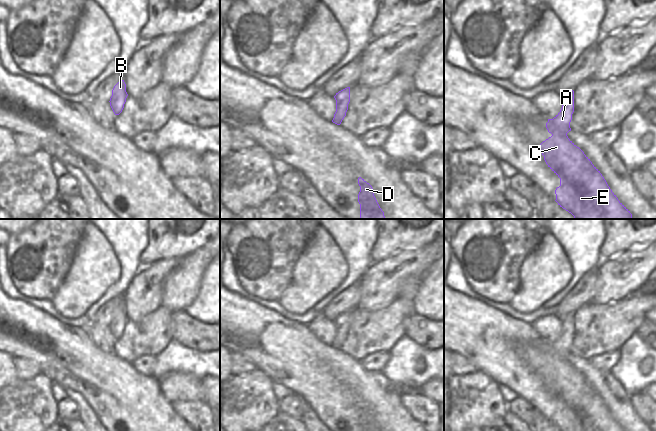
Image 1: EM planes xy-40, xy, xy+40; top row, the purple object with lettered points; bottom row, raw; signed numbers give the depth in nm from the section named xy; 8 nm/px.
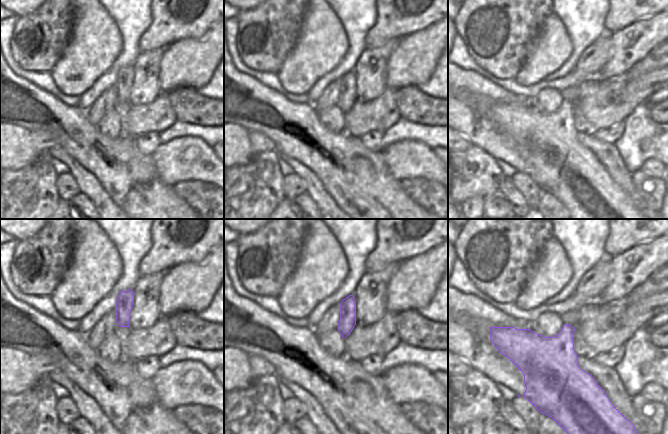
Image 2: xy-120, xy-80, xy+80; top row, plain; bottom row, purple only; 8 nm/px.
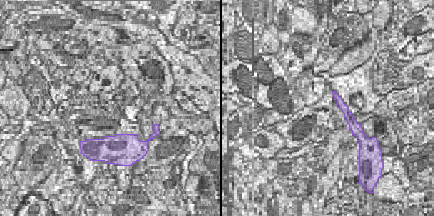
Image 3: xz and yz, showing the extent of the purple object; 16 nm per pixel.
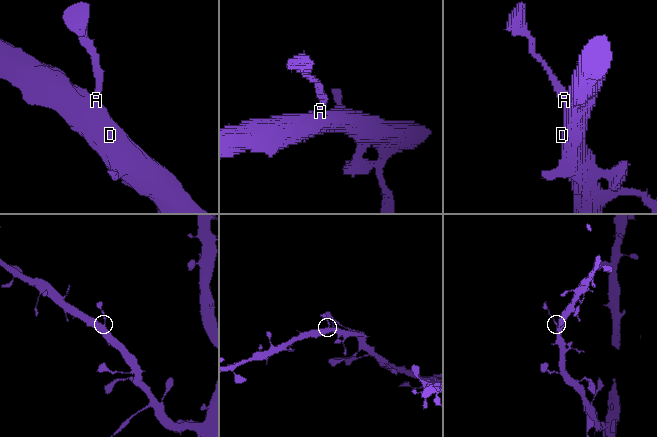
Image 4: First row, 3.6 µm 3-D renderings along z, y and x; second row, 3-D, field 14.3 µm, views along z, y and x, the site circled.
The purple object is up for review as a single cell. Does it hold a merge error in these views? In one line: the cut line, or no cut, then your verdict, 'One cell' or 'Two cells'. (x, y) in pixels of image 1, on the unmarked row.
No split. One cell

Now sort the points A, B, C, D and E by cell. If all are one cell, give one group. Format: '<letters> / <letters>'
A B C D E

